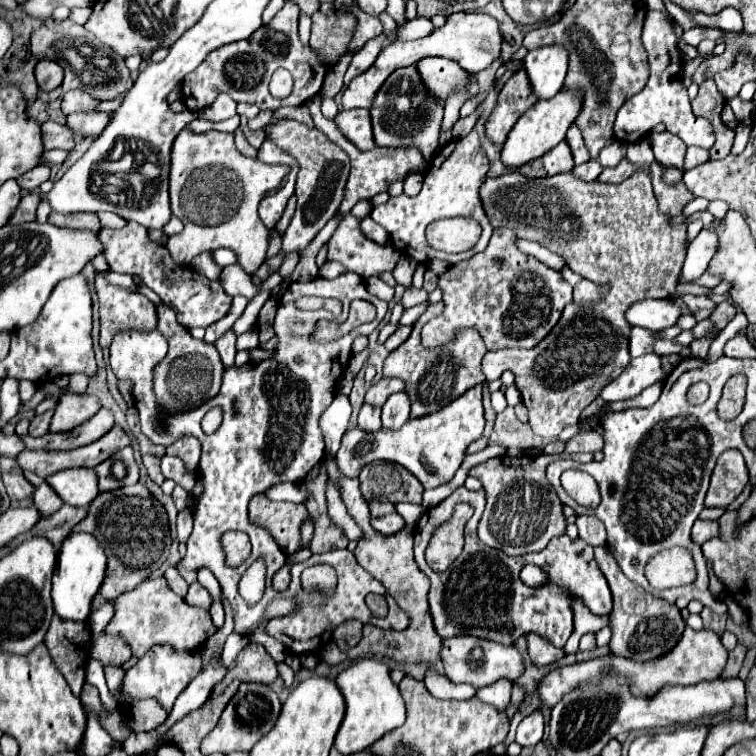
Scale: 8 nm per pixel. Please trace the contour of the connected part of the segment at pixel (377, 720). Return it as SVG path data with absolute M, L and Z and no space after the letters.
M362 659L362 661L346 667L342 673L338 673L336 685L346 701L346 715L344 715L342 725L334 739L334 747L342 755L352 755L352 753L364 751L374 741L378 741L386 731L392 731L406 721L404 699L402 699L398 687L390 681L390 671L384 663L380 663L376 659Z

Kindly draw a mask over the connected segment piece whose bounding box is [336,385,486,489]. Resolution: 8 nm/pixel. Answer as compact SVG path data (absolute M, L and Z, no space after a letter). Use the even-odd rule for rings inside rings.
M476 385L470 391L466 391L460 399L440 409L436 415L426 415L424 419L410 419L408 423L404 423L404 427L400 427L400 431L380 429L378 433L366 433L360 427L346 431L342 437L342 447L336 453L336 465L342 477L358 479L358 473L366 463L378 459L394 461L404 465L424 485L424 489L432 489L452 481L454 473L458 471L464 459L466 447L478 437L482 437L484 423L486 419L482 409L482 385ZM422 459L426 459L432 471L424 467Z

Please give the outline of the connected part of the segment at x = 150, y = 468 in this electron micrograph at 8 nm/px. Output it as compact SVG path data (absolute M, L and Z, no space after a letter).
M144 455L142 461L144 461L144 467L146 467L146 471L148 471L148 477L150 477L156 485L162 485L162 483L164 483L164 475L160 473L160 457Z

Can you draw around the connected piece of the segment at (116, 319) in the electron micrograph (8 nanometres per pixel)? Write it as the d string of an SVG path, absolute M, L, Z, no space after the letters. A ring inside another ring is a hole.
M96 275L94 287L100 301L100 347L110 347L112 337L122 331L152 331L156 307L142 293L110 285Z

